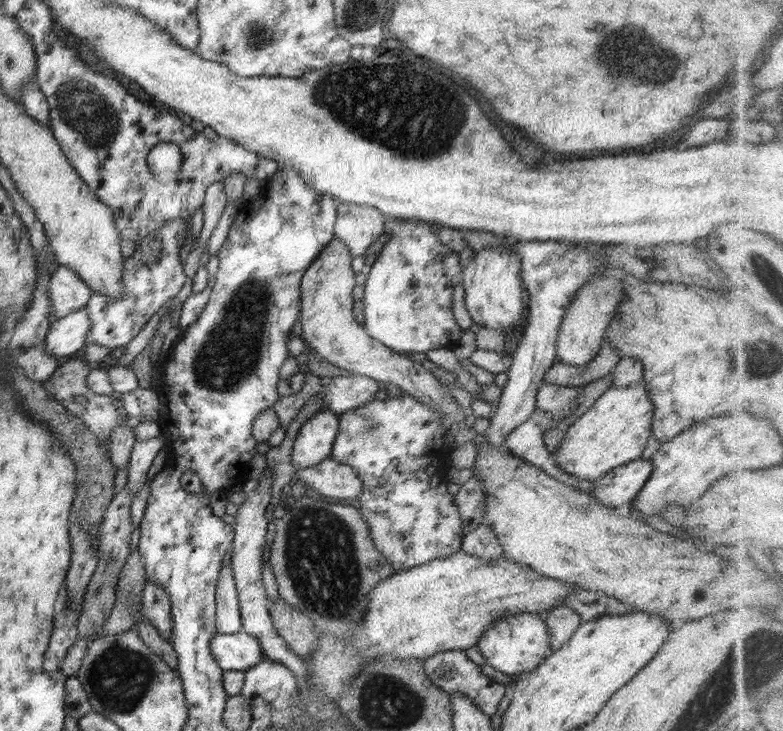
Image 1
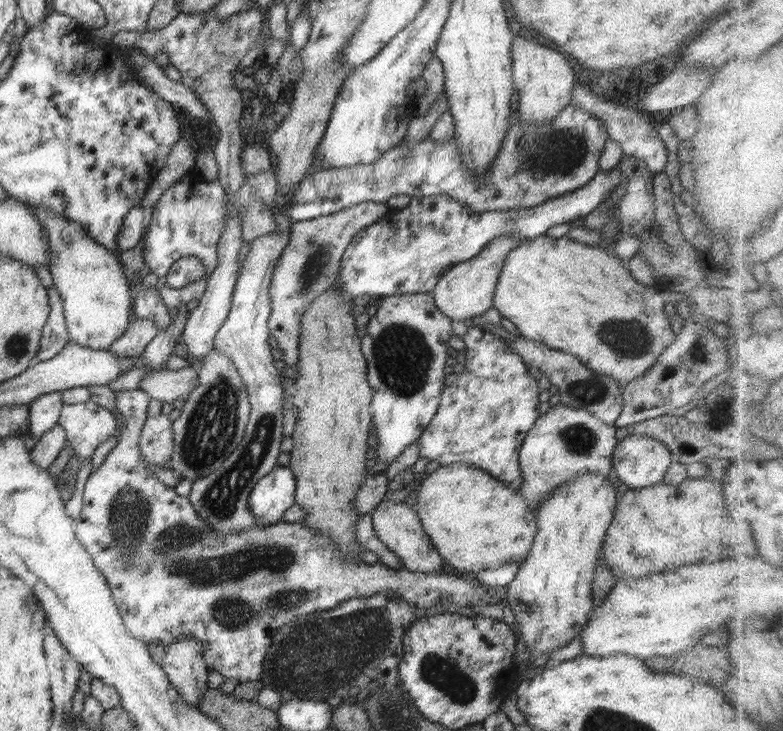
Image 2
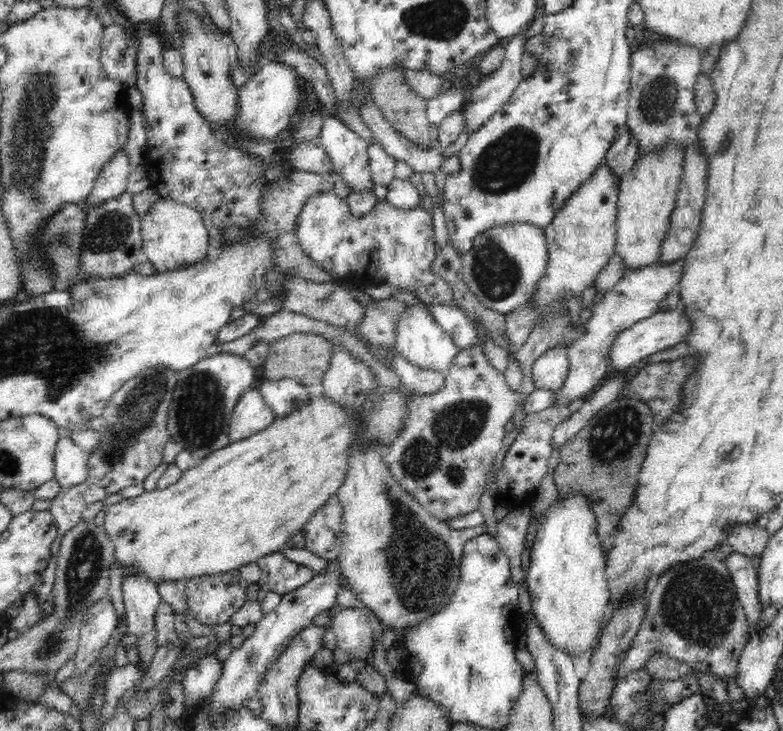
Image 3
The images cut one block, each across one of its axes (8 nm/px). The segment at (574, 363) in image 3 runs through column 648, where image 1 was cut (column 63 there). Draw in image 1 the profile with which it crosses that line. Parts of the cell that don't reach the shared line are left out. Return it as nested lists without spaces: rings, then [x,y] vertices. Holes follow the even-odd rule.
[[[62,265],[51,275],[48,284],[48,298],[52,302],[54,315],[62,318],[77,310],[85,309],[92,290],[76,272]]]

